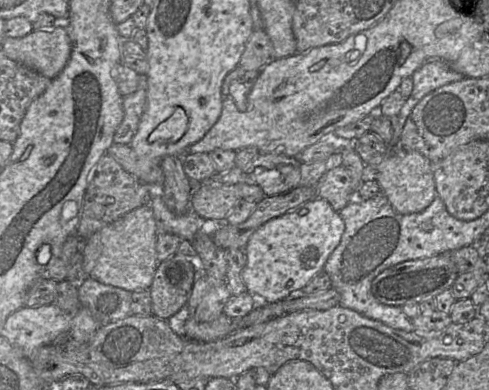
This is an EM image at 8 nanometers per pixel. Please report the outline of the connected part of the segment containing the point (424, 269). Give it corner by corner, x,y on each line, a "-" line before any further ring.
450,252
430,258
409,260
387,268
375,277
371,292
375,299
389,306
403,306
406,303
421,303
434,299
445,290
450,290
459,273

